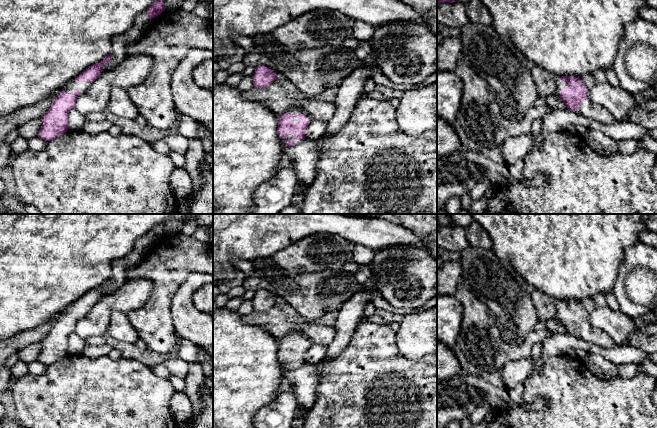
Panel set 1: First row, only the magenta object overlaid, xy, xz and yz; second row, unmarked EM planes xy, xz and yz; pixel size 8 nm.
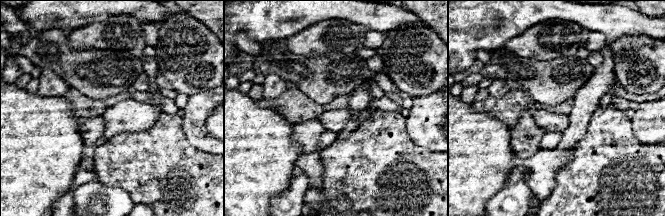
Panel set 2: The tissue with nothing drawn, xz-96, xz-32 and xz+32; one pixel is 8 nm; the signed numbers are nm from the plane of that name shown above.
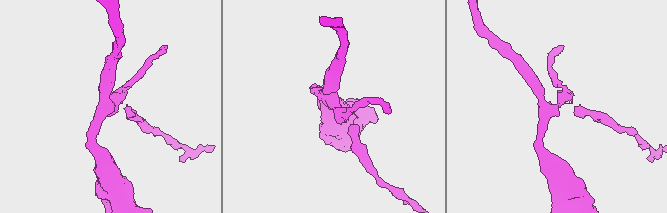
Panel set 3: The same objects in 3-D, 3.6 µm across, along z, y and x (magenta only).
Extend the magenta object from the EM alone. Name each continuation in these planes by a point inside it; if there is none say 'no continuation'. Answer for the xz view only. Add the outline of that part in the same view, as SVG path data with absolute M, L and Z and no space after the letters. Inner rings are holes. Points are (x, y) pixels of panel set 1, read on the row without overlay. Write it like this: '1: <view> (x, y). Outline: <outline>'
1: xz (293, 334). Outline: M291 331L289 332L286 337L291 337L291 338L304 338L306 340L306 345L308 345L309 347L313 344L308 338L306 338L301 332L296 332L296 331Z

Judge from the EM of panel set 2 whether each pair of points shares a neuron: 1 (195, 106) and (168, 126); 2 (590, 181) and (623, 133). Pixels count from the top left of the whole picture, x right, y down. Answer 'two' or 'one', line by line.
1: two
2: one

